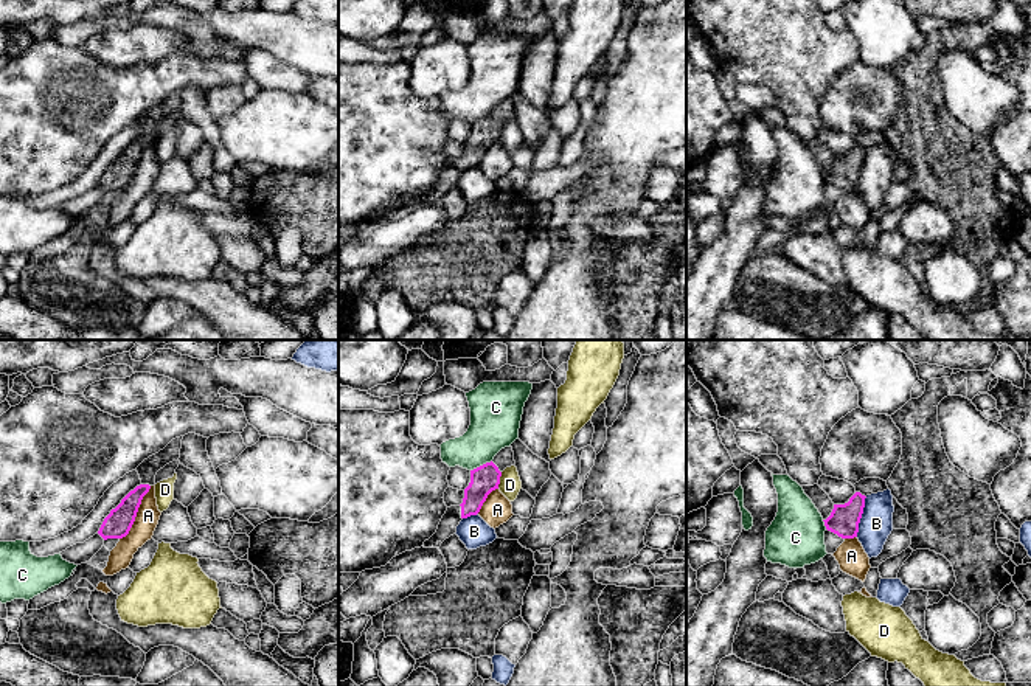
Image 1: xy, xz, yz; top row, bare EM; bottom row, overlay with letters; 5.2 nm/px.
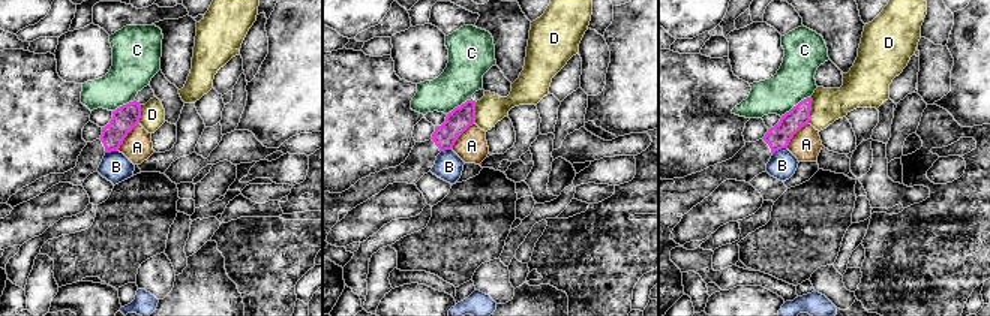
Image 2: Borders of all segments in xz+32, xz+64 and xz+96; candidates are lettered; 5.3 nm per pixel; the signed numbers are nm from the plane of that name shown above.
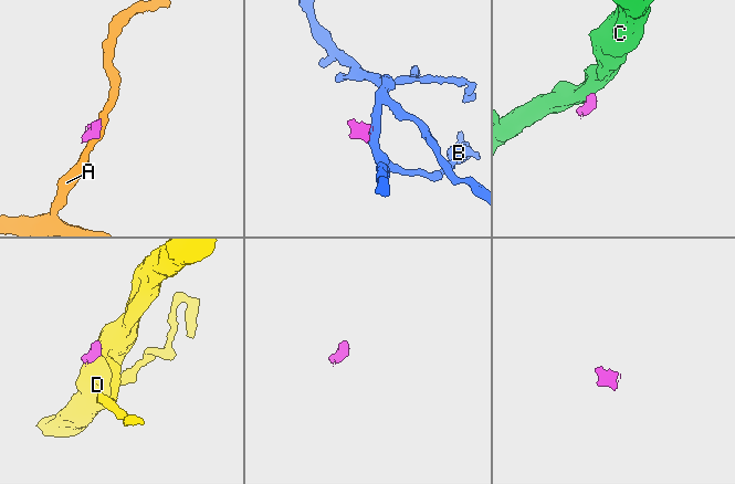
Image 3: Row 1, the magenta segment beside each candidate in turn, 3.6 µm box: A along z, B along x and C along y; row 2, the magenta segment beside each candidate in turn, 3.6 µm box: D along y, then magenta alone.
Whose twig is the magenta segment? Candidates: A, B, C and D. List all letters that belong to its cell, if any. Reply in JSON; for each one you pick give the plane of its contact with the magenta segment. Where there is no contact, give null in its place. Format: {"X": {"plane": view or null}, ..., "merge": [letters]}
{"merge": []}

